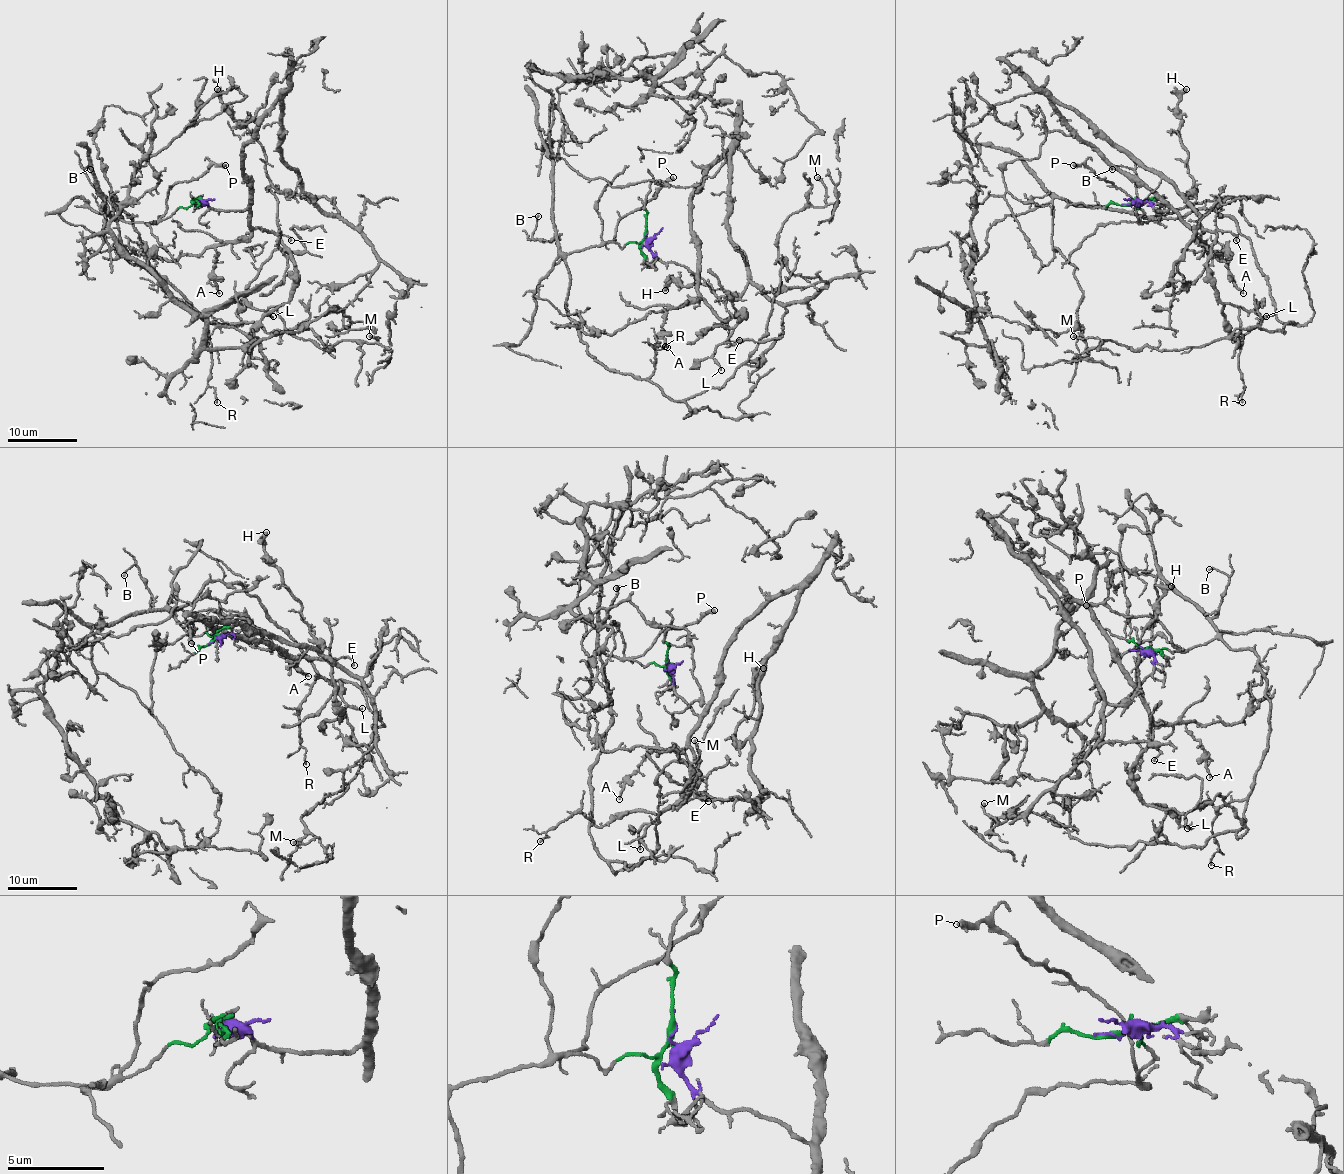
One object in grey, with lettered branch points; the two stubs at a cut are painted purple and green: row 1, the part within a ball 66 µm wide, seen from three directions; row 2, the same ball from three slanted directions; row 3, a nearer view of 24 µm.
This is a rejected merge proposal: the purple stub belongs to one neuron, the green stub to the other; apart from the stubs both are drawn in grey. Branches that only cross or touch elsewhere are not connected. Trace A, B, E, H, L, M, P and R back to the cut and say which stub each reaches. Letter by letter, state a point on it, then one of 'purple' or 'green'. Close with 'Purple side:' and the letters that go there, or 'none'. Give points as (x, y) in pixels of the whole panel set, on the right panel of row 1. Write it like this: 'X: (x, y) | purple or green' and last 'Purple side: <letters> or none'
A: (1243, 293) | purple
B: (1112, 169) | green
E: (1236, 240) | purple
H: (1186, 89) | purple
L: (1266, 316) | purple
M: (1073, 336) | green
P: (1073, 165) | green
R: (1242, 402) | green
Purple side: A, E, H, L

